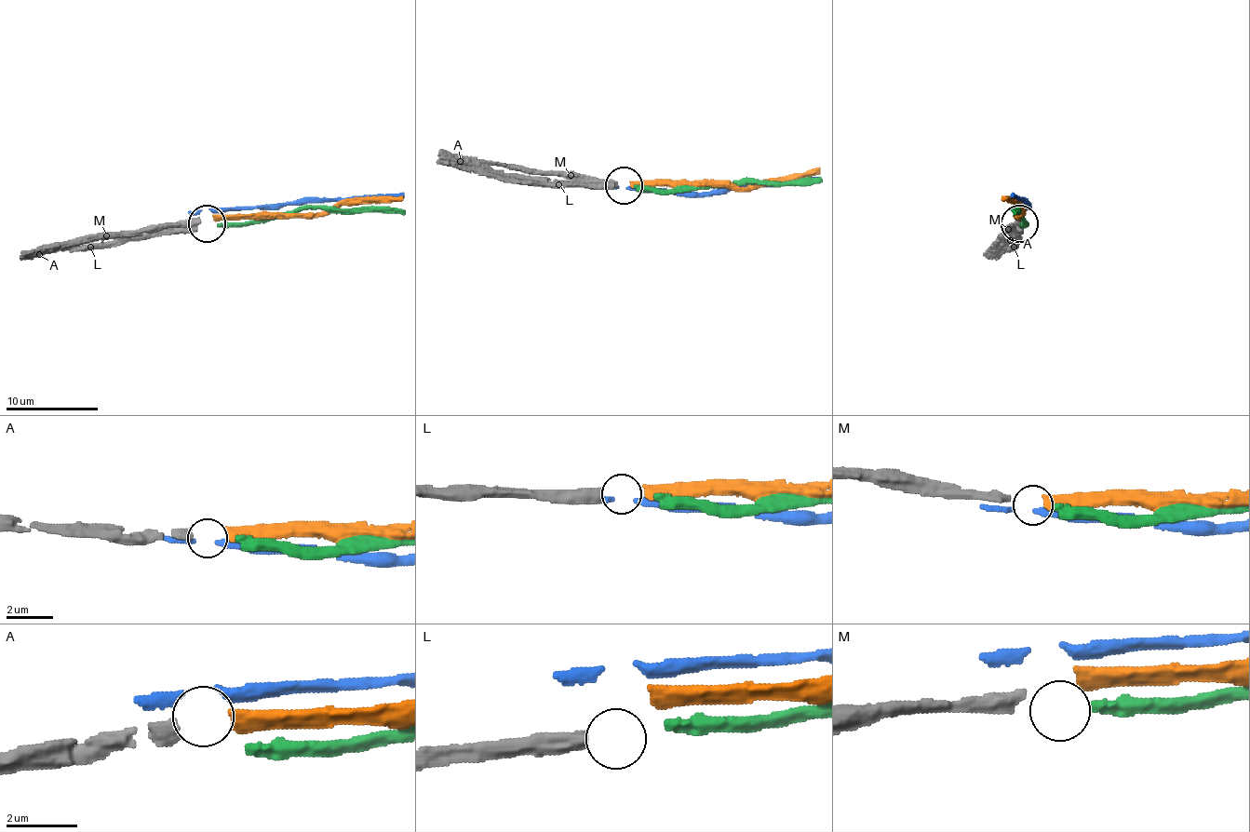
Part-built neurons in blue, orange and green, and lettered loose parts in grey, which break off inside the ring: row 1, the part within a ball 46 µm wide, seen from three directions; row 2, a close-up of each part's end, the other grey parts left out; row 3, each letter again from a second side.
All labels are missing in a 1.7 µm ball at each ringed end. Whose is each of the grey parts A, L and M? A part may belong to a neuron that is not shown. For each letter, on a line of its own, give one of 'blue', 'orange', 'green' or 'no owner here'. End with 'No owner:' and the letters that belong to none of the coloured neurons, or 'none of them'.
A: orange
L: no owner here
M: green
No owner: L

